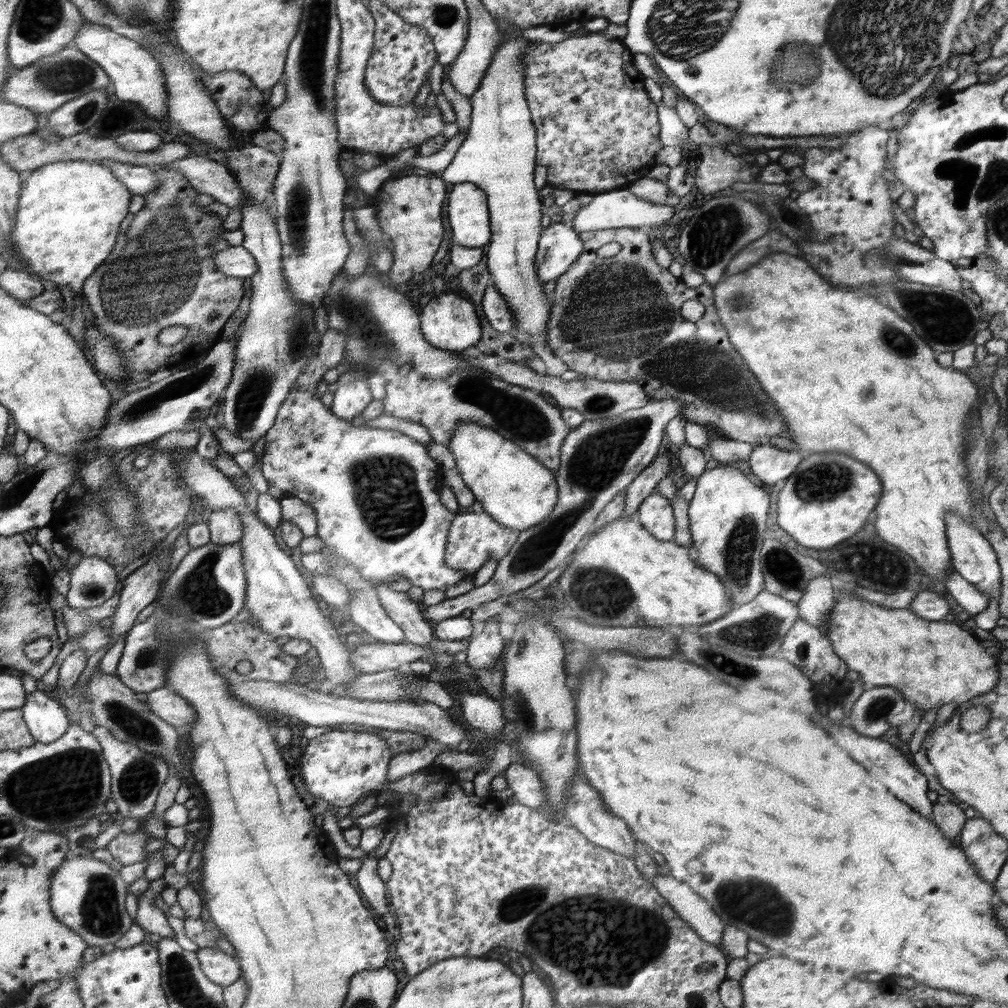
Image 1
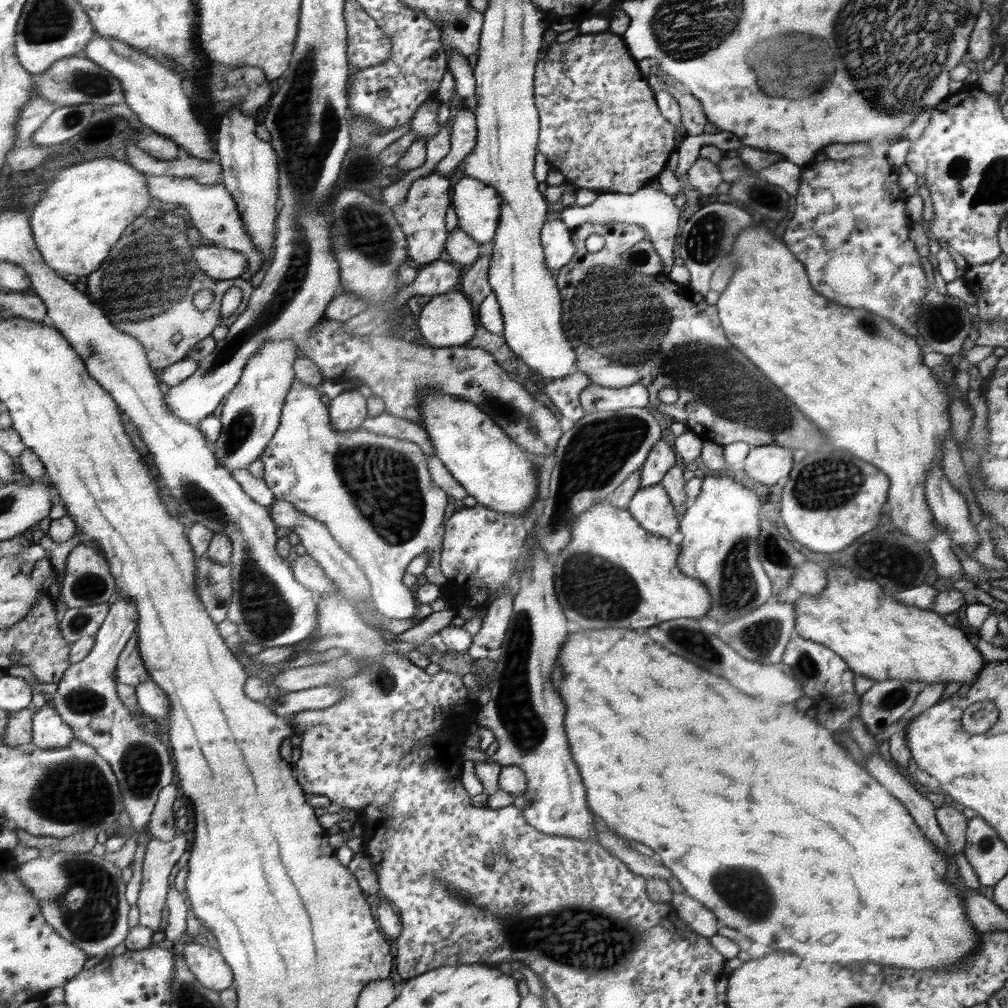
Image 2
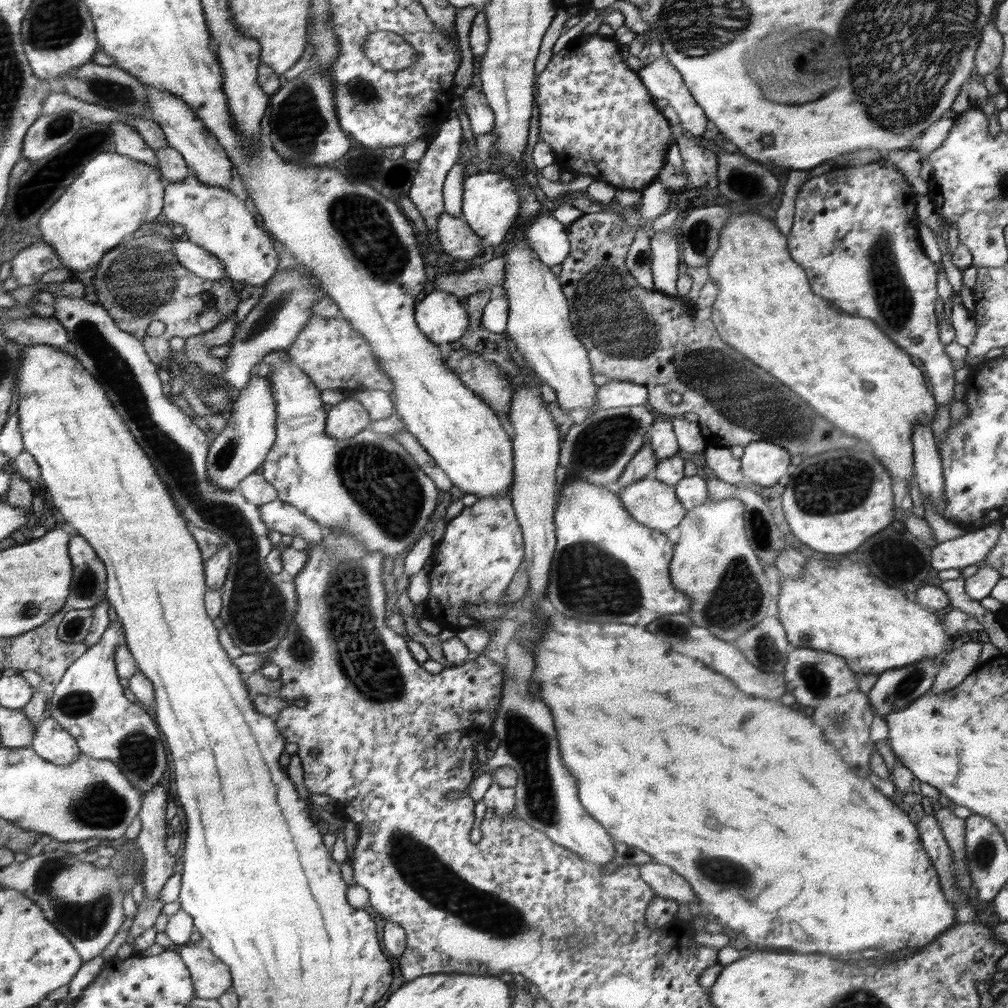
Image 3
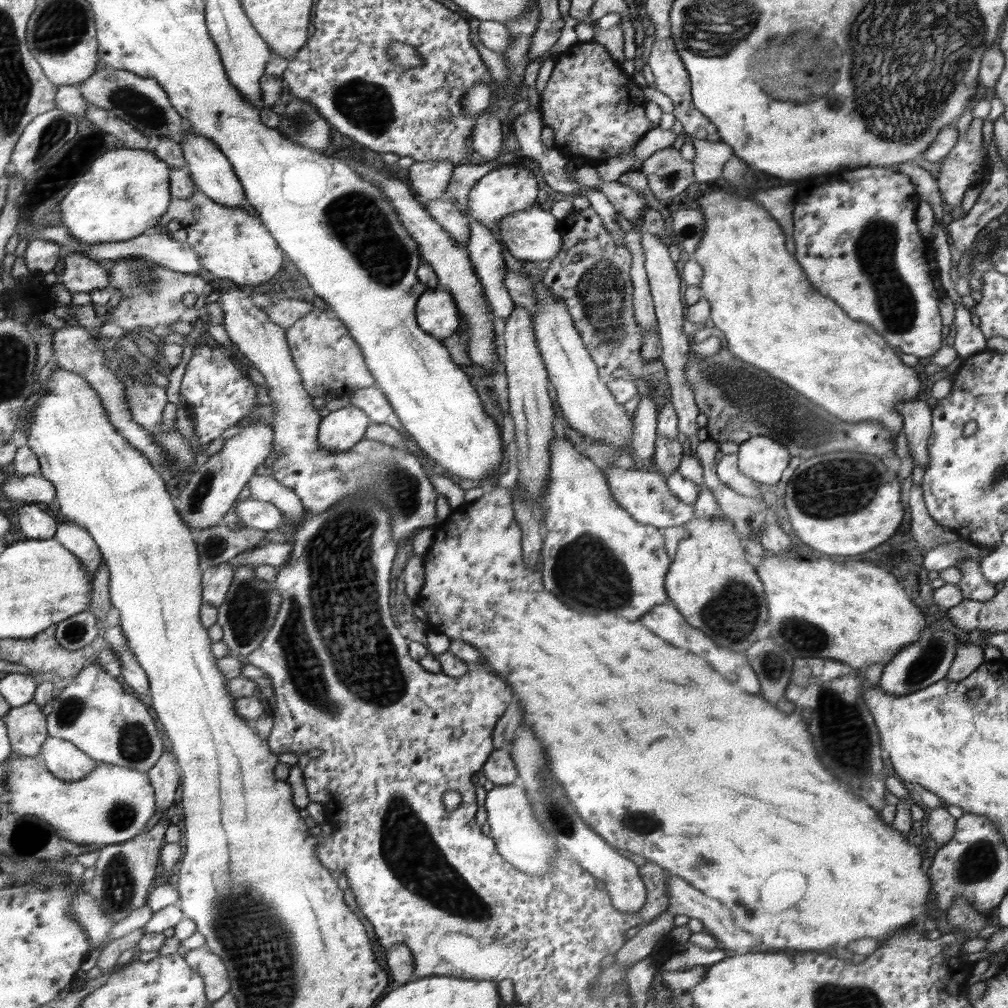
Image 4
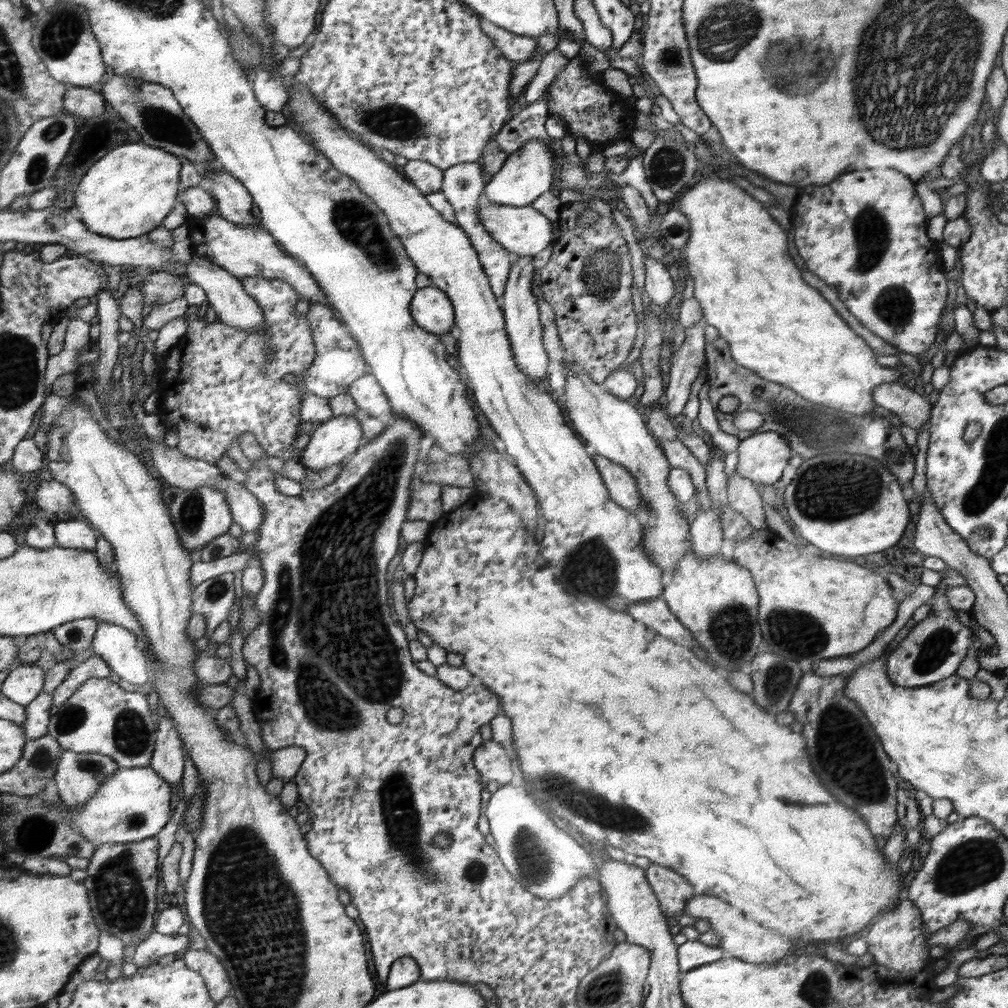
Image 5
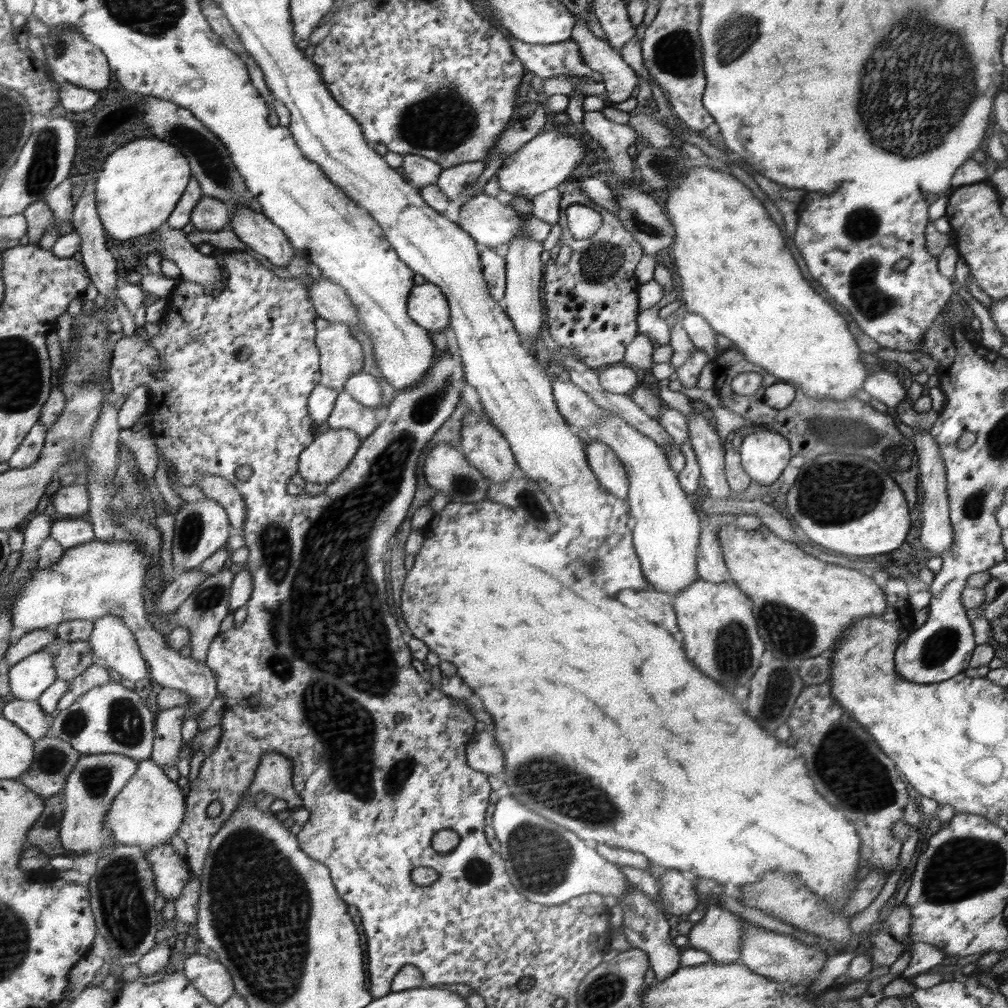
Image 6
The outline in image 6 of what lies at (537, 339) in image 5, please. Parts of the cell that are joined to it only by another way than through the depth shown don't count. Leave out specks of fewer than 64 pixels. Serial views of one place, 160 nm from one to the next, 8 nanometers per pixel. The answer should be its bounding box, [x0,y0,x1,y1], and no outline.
[500,234,544,348]

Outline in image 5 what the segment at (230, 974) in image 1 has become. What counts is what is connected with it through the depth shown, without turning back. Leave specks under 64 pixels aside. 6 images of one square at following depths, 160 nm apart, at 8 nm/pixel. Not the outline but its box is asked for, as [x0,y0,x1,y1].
[181,945,233,1002]

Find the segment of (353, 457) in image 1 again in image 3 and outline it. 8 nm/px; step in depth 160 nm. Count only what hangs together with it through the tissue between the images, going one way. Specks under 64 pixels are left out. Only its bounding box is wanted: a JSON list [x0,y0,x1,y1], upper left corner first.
[261,350,438,560]

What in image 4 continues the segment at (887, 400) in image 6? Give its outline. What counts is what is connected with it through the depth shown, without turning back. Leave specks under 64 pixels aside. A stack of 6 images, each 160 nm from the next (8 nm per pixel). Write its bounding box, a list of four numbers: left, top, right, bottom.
[898,398,931,470]

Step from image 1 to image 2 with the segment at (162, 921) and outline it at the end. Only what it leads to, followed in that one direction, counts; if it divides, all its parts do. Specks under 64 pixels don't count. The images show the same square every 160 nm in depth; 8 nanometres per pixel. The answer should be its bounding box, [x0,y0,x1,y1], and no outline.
[137,828,186,931]

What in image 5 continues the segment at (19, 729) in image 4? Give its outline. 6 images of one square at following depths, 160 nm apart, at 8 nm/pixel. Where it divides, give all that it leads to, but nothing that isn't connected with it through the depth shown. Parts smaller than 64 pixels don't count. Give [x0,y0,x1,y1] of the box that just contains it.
[20,692,52,741]

